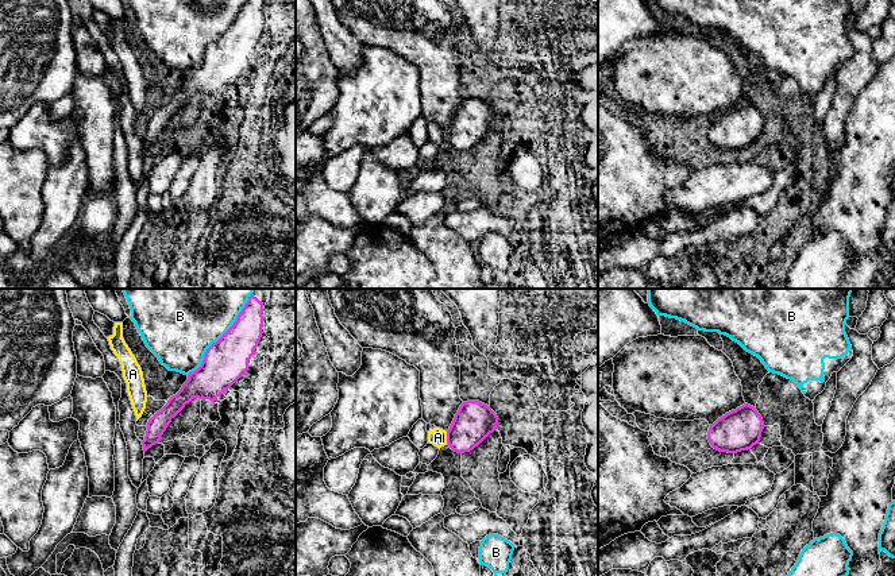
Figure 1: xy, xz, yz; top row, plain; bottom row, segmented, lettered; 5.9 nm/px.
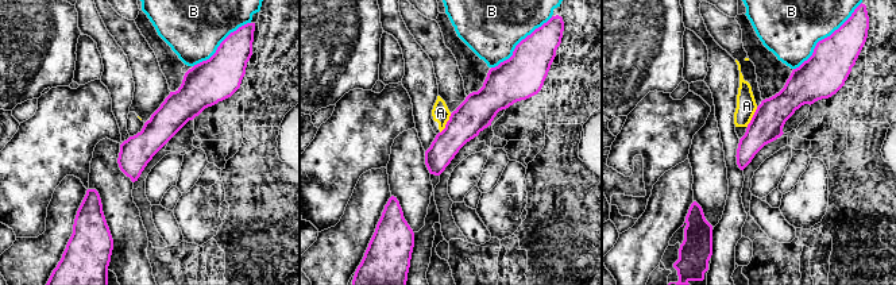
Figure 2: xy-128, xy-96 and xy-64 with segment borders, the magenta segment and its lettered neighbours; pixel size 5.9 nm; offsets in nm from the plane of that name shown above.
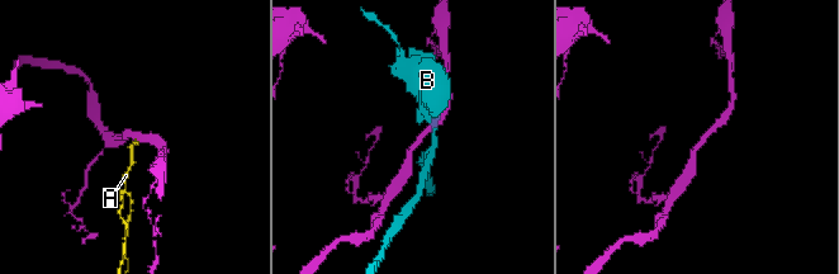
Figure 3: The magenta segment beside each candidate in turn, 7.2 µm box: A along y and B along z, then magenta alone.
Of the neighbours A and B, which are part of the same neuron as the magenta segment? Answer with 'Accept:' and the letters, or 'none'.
Accept: none

